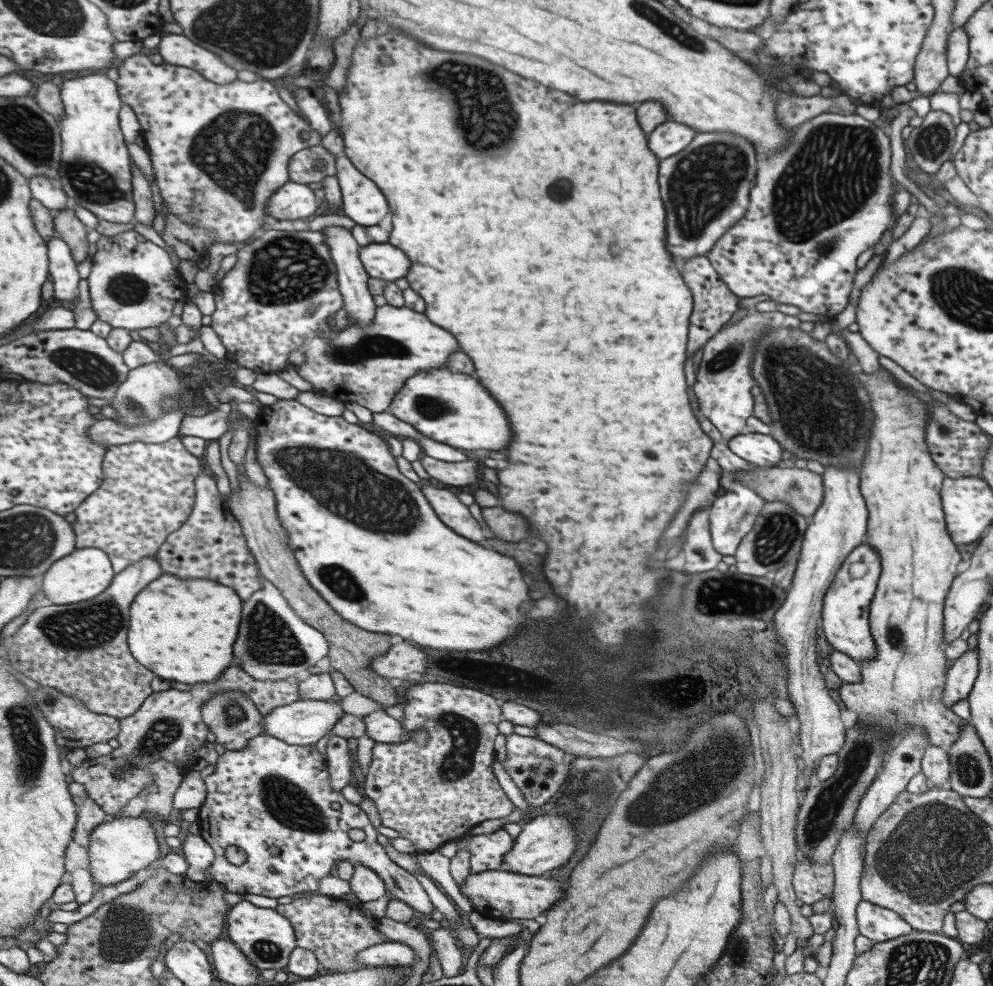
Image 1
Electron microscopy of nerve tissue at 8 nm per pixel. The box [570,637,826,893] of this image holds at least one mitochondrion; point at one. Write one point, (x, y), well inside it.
(701, 778)

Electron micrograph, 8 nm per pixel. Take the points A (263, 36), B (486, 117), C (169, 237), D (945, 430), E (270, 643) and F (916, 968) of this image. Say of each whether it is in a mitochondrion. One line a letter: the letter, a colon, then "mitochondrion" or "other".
A: mitochondrion
B: mitochondrion
C: other
D: mitochondrion
E: mitochondrion
F: mitochondrion

